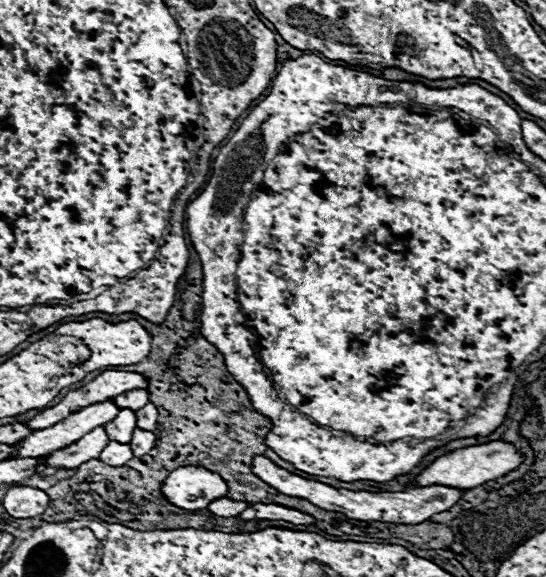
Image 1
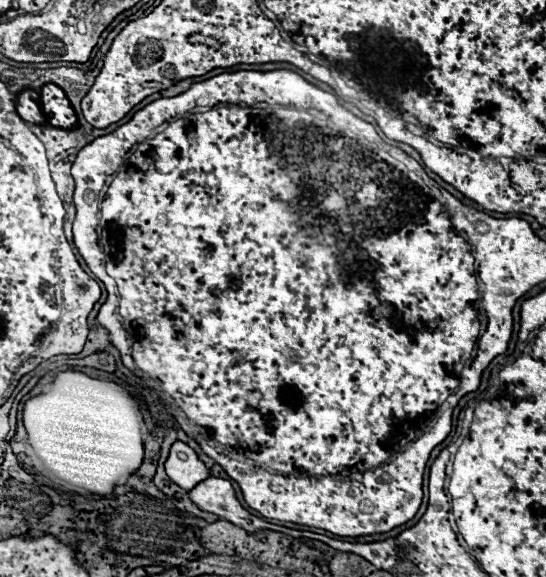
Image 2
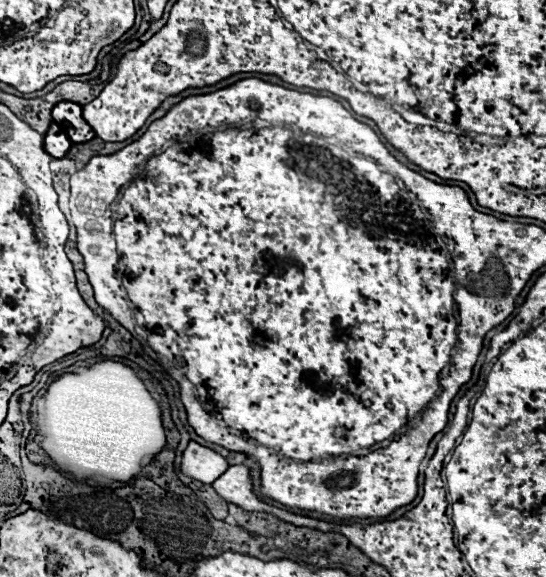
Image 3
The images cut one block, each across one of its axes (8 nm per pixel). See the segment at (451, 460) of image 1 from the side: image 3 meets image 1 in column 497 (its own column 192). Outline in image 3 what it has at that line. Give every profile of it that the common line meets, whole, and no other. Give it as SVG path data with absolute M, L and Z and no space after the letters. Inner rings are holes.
M190 442L188 448L182 452L180 470L182 474L200 480L204 484L212 484L218 476L224 474L228 468L228 462L224 456L212 452L210 448L200 446L198 442Z

